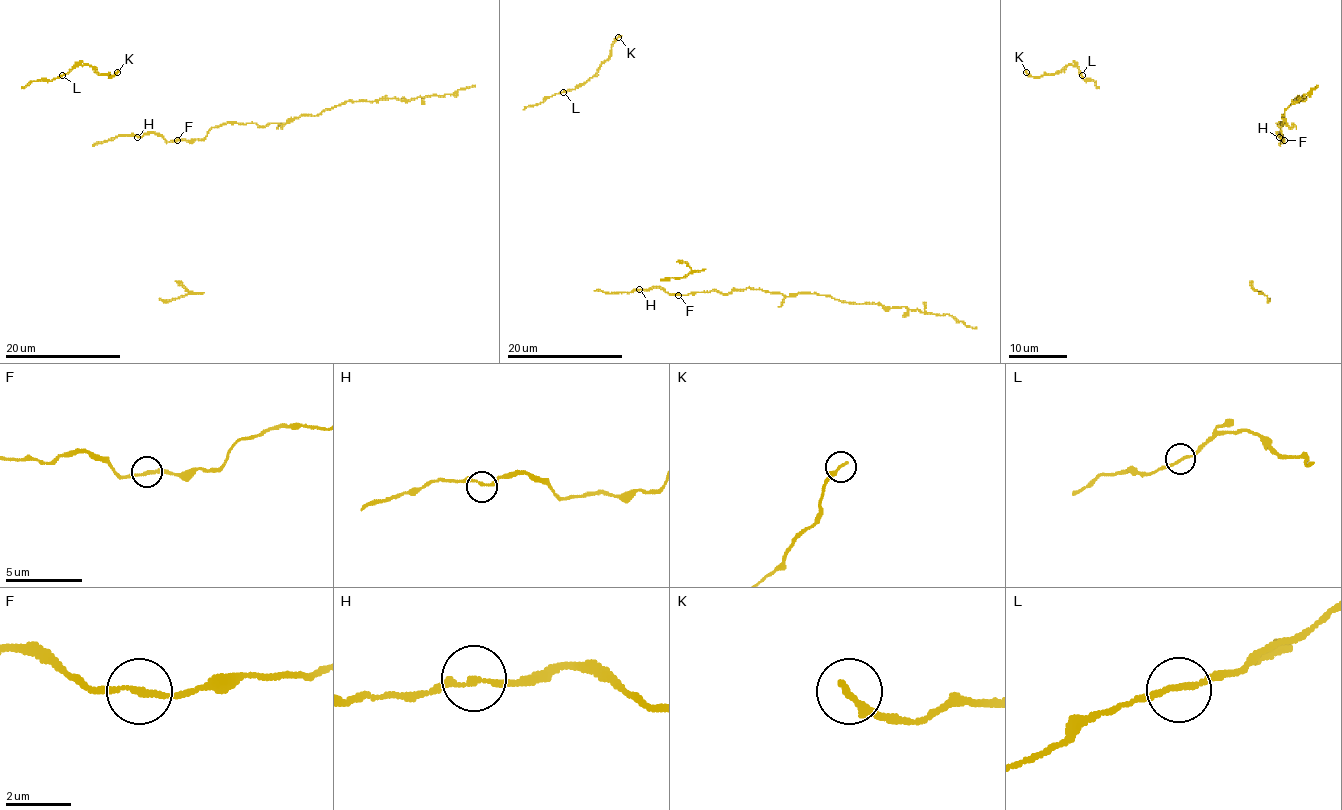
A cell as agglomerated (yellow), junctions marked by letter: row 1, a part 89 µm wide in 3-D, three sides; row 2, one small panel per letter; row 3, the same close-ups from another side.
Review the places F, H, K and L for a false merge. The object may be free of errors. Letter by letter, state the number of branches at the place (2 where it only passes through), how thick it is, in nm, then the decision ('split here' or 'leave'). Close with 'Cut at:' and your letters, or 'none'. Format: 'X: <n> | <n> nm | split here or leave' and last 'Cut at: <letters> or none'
F: 2 | 180 nm | split here
H: 2 | 180 nm | leave
K: 1 | 280 nm | leave
L: 2 | 170 nm | leave
Cut at: F

